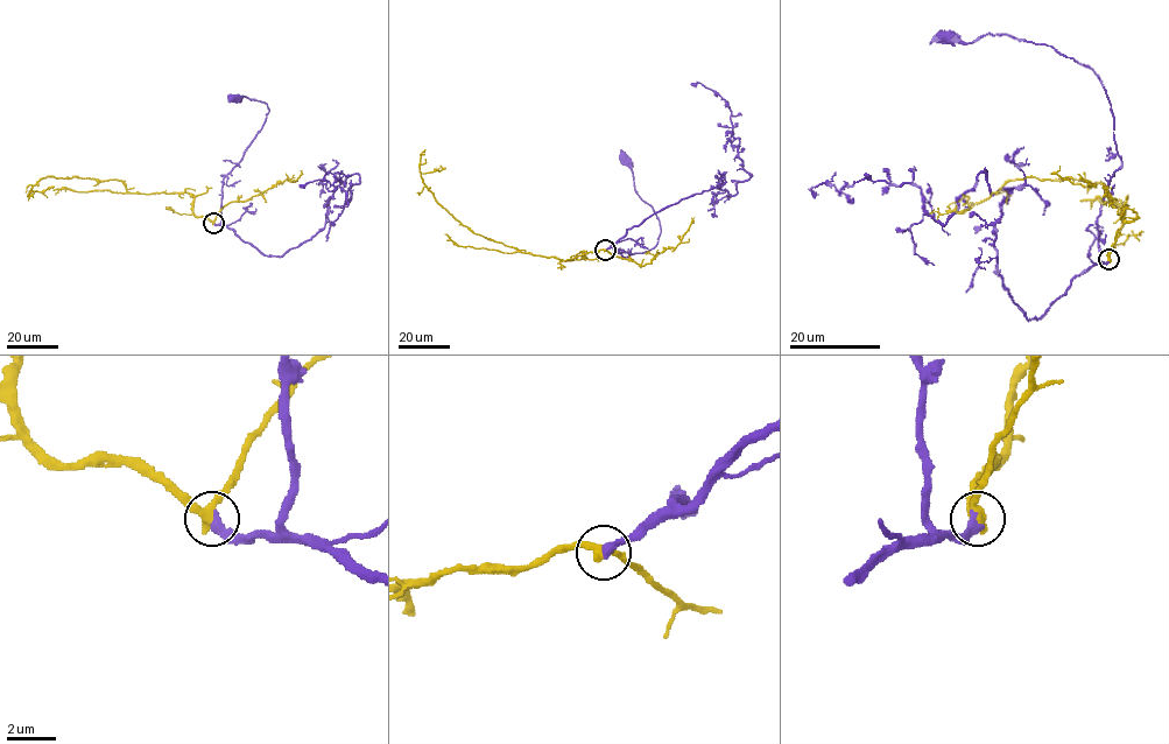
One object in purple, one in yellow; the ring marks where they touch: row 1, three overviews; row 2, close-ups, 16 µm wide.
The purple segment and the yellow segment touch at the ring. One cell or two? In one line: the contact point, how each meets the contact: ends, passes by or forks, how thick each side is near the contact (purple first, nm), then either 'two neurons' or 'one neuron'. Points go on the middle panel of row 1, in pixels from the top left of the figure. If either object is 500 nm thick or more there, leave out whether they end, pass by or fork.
place (605, 250); purple ends; yellow passes by; calibres 380 and 400 nm; one neuron

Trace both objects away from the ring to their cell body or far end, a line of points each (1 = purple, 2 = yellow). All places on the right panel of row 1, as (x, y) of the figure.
1: (1108, 259), (1099, 259), (1097, 216), (1121, 156), (1096, 74), (1050, 46), (1007, 34), (963, 43), (948, 35)
2: (1108, 259), (1128, 205), (1113, 205), (1100, 183), (1090, 184), (1068, 177), (1008, 180), (967, 209), (929, 213)

